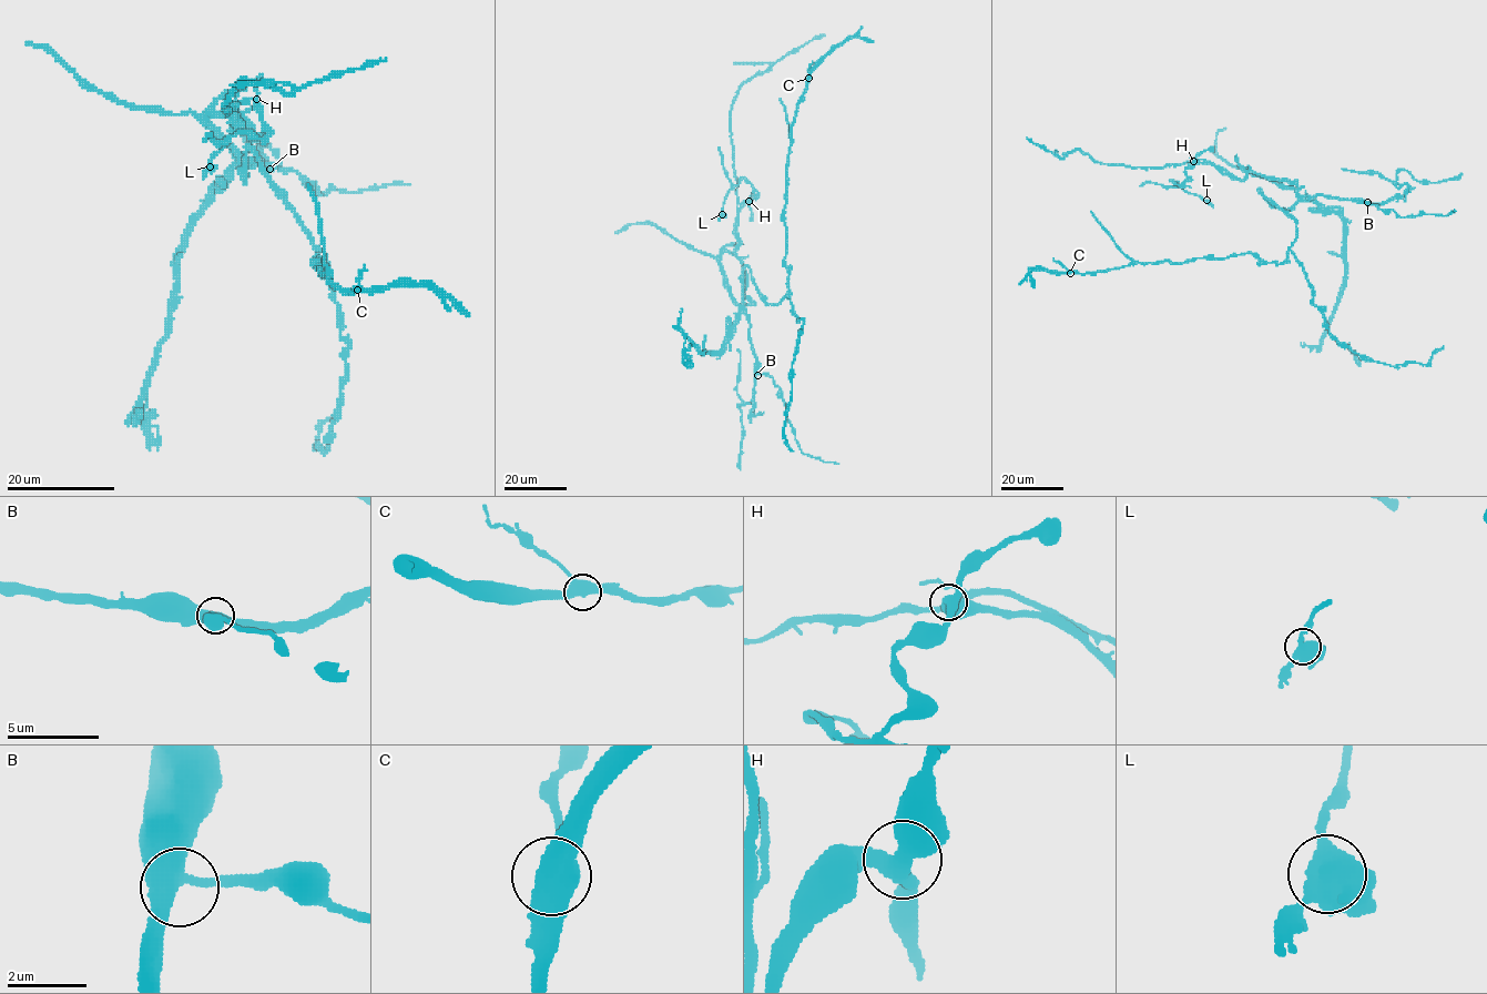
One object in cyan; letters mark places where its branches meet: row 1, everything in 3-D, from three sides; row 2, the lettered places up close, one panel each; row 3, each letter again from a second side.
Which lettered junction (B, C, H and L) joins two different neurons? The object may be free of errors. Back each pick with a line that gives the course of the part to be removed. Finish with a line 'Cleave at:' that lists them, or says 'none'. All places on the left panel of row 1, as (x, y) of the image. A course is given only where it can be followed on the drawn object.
C: course (357, 290), (425, 284), (440, 296), (449, 311)
Cleave at: C

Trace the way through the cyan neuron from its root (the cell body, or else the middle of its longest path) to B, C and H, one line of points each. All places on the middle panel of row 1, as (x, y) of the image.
B: (743, 269), (744, 313), (750, 325), (757, 375)
C: (743, 269), (750, 269), (766, 303), (778, 304), (788, 293), (786, 164), (807, 78)
H: (743, 269), (744, 306), (750, 302), (734, 252), (735, 227), (739, 210), (749, 201)

